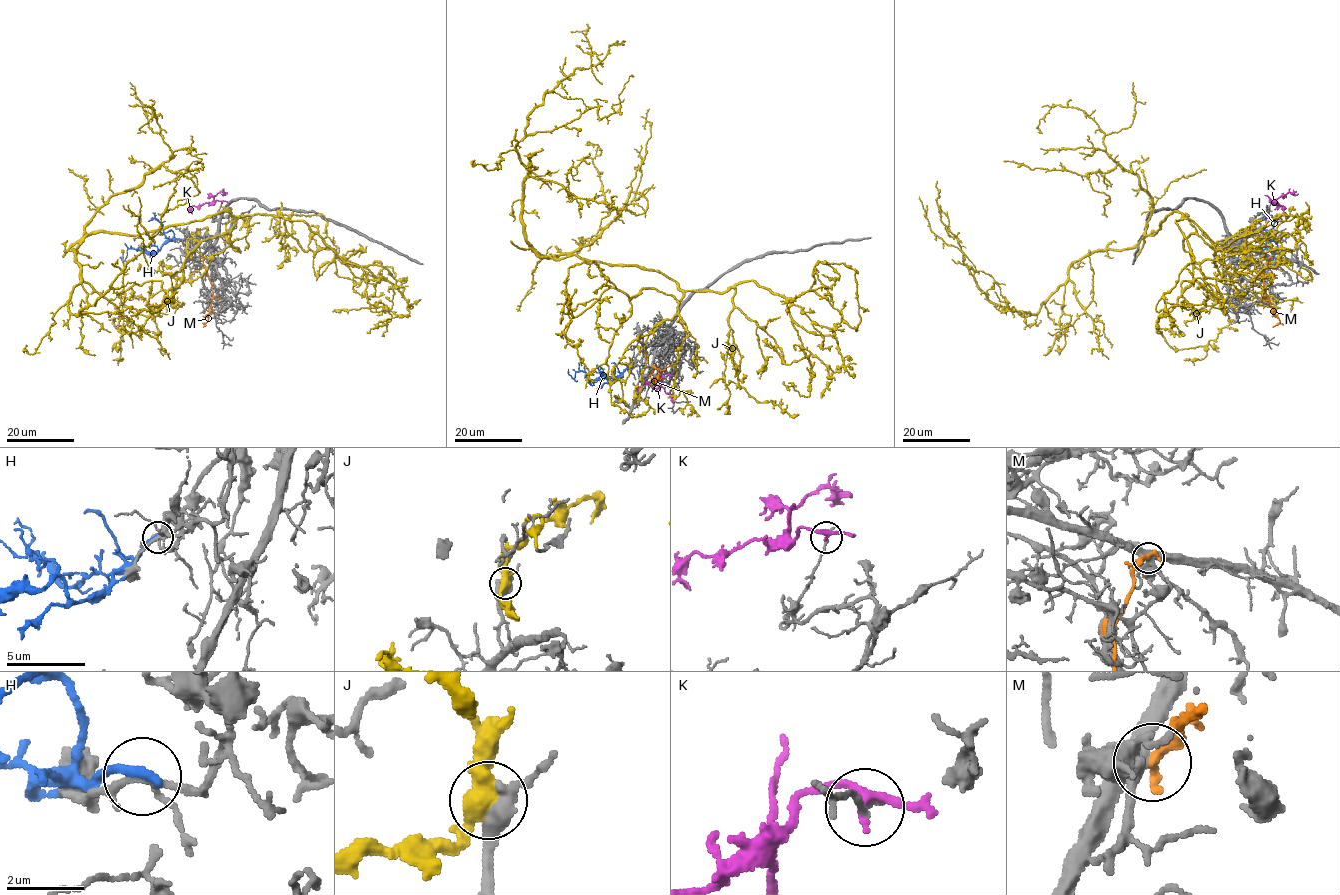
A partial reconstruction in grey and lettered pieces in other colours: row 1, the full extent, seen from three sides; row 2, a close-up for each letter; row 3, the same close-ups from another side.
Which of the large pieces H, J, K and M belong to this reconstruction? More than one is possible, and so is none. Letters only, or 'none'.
none

